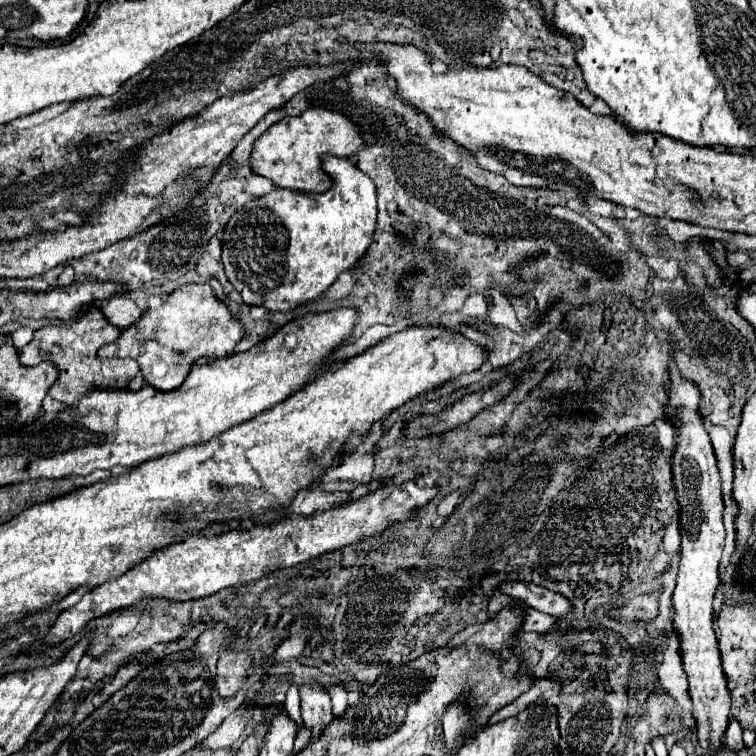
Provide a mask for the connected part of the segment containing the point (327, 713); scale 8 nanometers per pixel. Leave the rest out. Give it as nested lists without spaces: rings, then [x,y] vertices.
[[[319,685],[301,687],[301,717],[305,727],[309,729],[313,729],[315,725],[325,729],[333,721],[331,699],[323,687]]]

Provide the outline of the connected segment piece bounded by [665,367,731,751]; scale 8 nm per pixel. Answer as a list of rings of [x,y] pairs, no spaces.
[[[673,367],[671,371],[671,385],[669,385],[669,403],[665,407],[665,415],[669,421],[679,429],[679,441],[673,451],[673,475],[675,475],[675,485],[677,485],[677,499],[681,505],[681,565],[679,565],[679,575],[677,575],[677,587],[673,591],[673,625],[675,633],[679,635],[681,643],[681,655],[683,655],[683,671],[689,681],[689,695],[693,701],[693,717],[697,723],[697,741],[703,749],[711,751],[721,751],[723,747],[723,735],[729,725],[729,707],[731,707],[731,697],[725,685],[725,673],[721,667],[721,657],[717,649],[717,637],[713,631],[713,621],[711,621],[711,605],[713,605],[713,595],[719,585],[719,561],[725,545],[725,527],[723,527],[723,499],[721,499],[721,479],[719,479],[719,469],[717,469],[717,459],[713,455],[711,439],[701,423],[699,415],[699,399],[701,393],[695,389],[695,383],[683,381],[679,371]]]

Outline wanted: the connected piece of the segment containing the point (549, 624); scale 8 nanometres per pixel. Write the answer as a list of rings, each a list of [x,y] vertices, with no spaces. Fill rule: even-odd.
[[[525,607],[523,613],[525,613],[523,615],[523,625],[521,625],[523,631],[537,631],[537,633],[551,633],[553,631],[555,619],[551,619],[549,615],[539,613],[535,609],[529,609],[529,607]]]

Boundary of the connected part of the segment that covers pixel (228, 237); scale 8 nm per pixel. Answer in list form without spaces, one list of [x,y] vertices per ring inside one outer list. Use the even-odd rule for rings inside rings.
[[[323,155],[321,167],[333,179],[329,191],[299,193],[289,189],[273,189],[271,193],[239,207],[225,225],[221,261],[225,265],[227,279],[241,293],[247,305],[261,305],[273,313],[291,311],[301,303],[325,293],[337,281],[339,273],[355,267],[367,253],[377,223],[375,183],[347,157]]]

